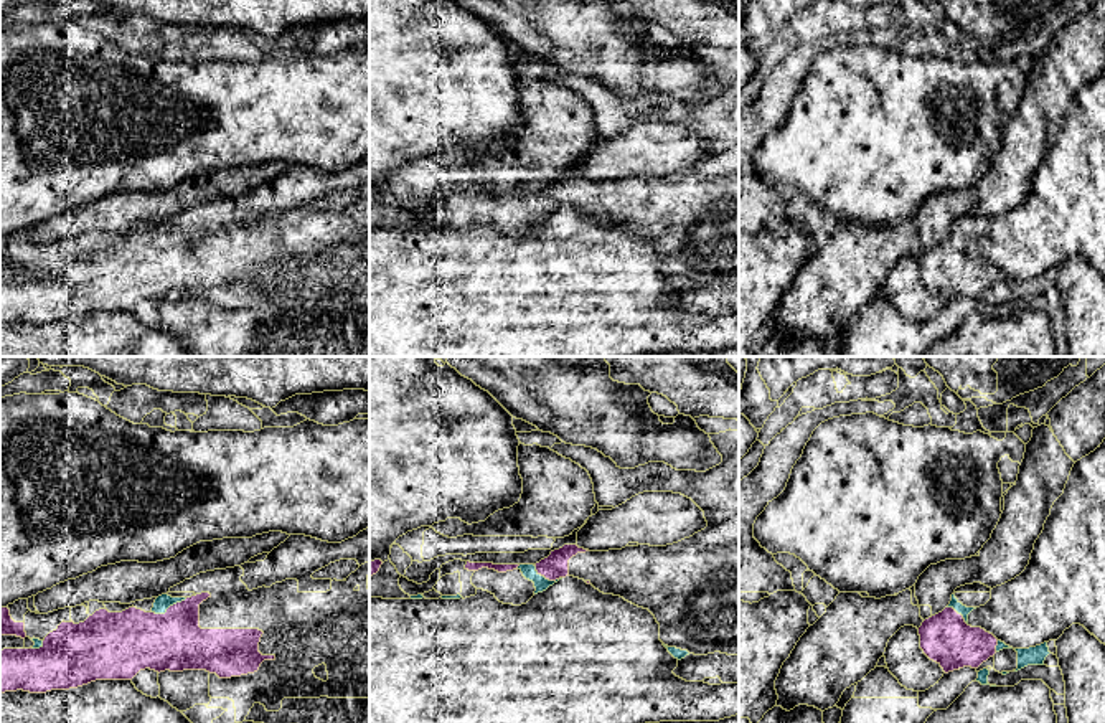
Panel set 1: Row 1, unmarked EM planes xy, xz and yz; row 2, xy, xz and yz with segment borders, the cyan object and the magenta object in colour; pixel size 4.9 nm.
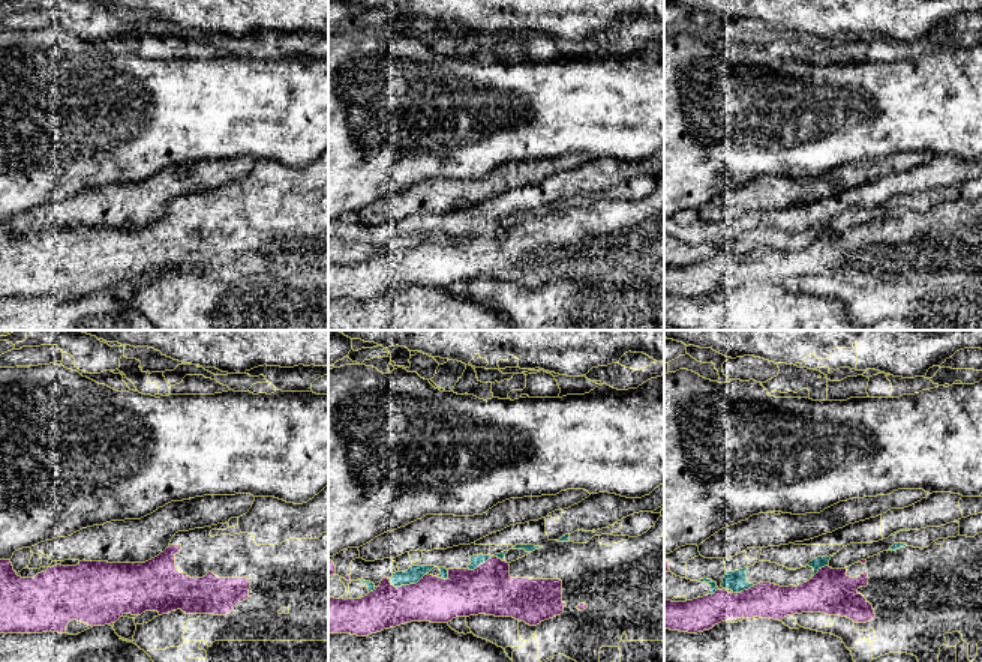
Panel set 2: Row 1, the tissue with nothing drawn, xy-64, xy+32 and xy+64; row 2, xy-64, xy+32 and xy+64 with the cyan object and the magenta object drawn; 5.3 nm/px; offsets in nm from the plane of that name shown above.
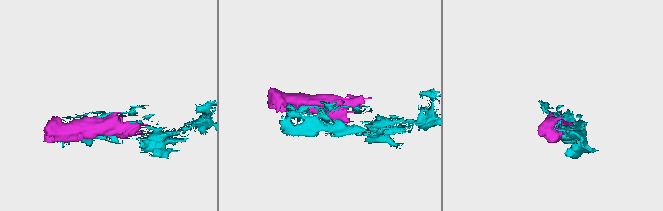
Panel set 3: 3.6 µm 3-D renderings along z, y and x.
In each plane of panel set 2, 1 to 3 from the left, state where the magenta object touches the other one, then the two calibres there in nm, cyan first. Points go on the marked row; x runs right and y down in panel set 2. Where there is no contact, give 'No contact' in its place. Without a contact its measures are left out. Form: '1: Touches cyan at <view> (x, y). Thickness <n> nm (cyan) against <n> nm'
1: No contact
2: Touches cyan at xy+32 (407, 584). Thickness 90 nm (cyan) against 240 nm
3: Touches cyan at xy+64 (744, 589). Thickness 120 nm (cyan) against 190 nm

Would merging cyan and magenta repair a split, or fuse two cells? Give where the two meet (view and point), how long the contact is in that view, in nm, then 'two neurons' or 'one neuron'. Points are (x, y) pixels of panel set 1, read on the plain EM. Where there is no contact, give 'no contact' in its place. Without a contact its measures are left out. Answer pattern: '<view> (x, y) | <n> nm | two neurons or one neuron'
xy (169, 236) | 190 nm | one neuron

